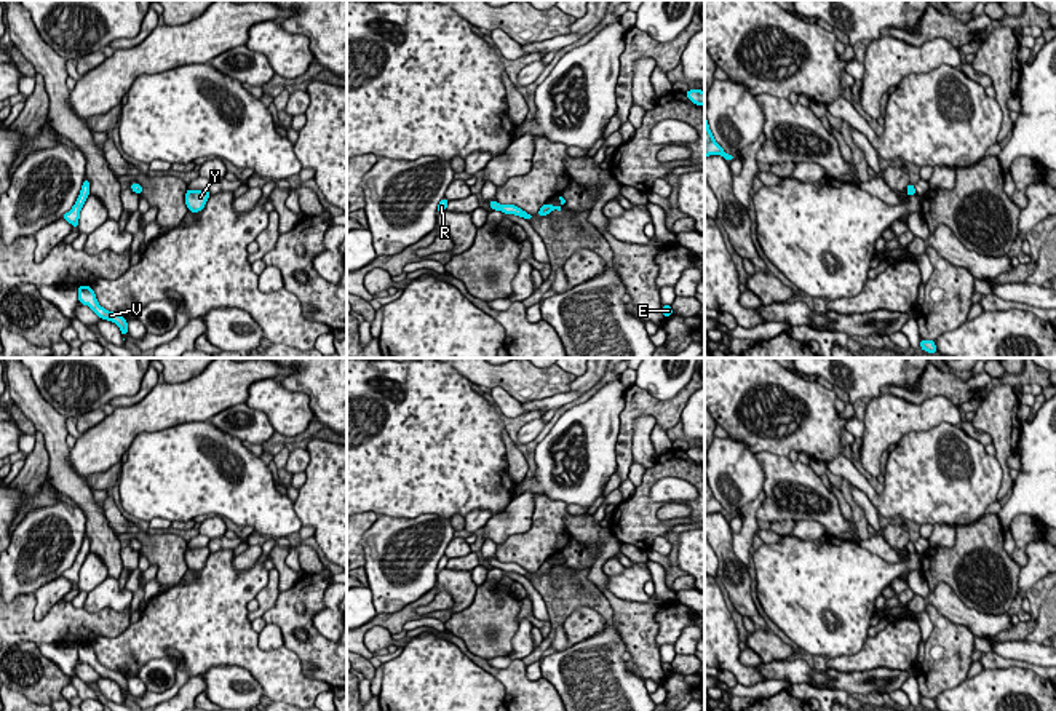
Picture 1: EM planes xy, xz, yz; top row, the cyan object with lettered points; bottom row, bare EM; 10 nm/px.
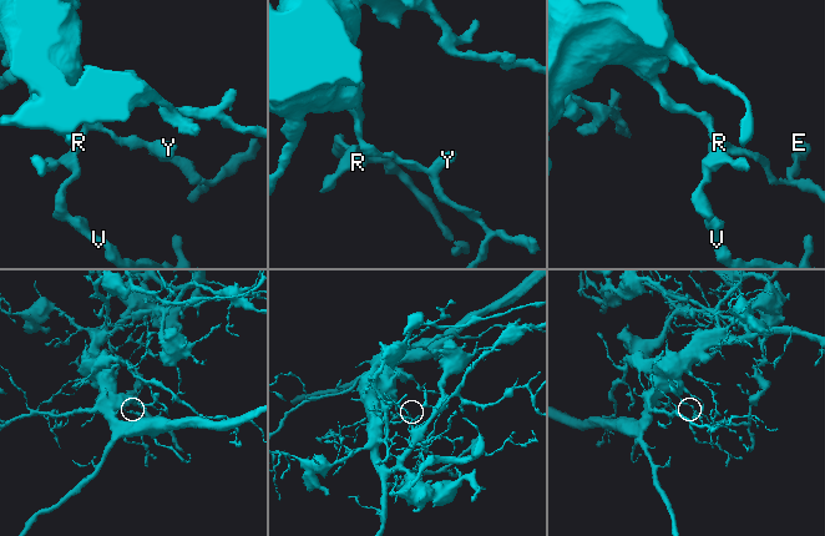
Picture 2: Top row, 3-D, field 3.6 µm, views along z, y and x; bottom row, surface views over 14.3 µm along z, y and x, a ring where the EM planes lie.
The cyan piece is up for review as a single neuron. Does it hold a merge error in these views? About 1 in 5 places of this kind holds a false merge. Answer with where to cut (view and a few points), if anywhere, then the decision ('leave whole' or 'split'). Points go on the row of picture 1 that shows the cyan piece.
cut none; leave whole

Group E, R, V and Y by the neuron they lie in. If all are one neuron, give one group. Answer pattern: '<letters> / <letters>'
E R V Y

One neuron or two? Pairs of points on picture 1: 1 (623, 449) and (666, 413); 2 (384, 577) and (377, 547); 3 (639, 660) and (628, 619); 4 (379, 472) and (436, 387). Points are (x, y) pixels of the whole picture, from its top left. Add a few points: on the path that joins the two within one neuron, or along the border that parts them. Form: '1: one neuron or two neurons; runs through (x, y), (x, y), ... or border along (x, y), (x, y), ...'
1: one neuron; runs through (627, 432), (627, 421), (638, 409), (649, 409)
2: one neuron; runs through (382, 569), (379, 555)
3: one neuron; runs through (639, 651), (638, 628)
4: one neuron; runs through (392, 451), (417, 425), (425, 408)

